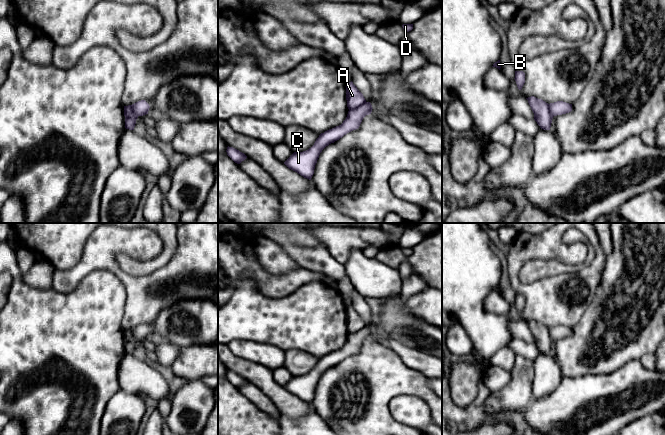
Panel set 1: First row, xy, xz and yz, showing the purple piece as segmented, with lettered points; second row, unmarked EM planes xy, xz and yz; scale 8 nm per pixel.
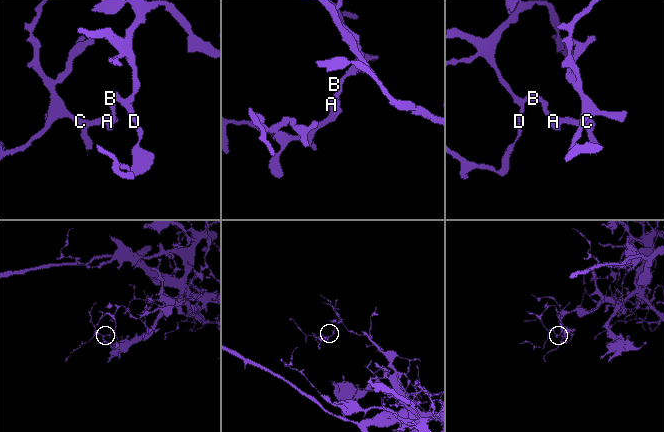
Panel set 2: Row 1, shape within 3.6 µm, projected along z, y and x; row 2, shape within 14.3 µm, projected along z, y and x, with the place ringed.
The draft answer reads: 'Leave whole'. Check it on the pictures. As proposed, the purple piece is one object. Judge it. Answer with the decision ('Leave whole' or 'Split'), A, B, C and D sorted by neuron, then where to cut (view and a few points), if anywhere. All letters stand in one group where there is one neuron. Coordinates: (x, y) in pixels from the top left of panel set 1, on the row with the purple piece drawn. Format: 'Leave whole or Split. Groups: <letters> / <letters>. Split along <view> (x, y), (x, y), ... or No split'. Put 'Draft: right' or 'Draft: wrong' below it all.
Split. Groups: A B D / C. Split along xz (365, 101), (349, 110)
Draft: wrong

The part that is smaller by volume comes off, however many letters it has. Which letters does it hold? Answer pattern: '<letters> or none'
C

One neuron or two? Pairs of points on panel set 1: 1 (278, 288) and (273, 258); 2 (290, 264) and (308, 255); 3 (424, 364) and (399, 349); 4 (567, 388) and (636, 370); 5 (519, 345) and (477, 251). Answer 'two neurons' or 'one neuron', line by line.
1: two neurons
2: two neurons
3: one neuron
4: one neuron
5: two neurons

